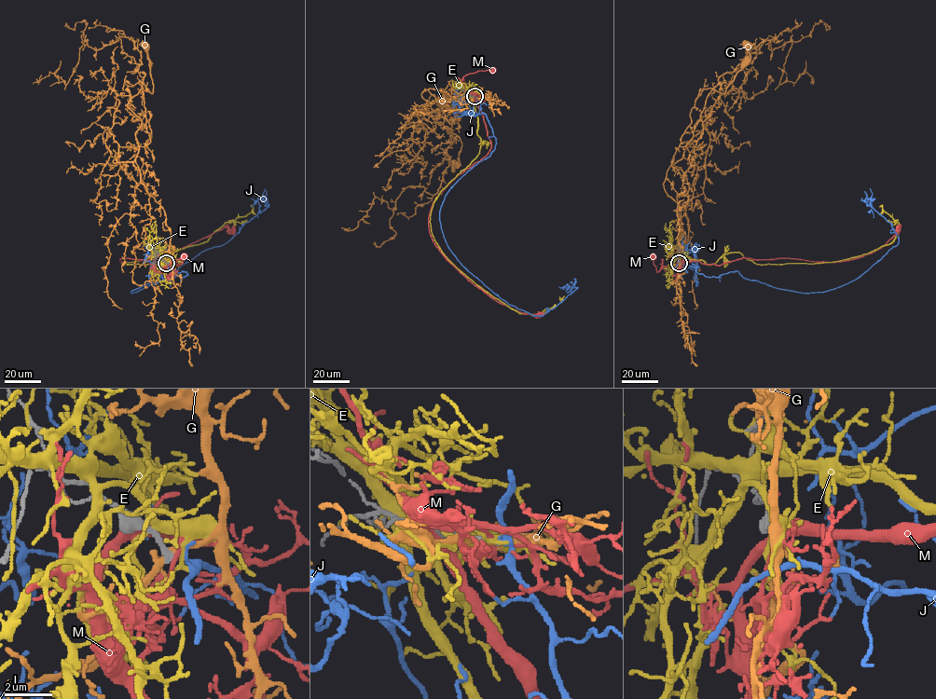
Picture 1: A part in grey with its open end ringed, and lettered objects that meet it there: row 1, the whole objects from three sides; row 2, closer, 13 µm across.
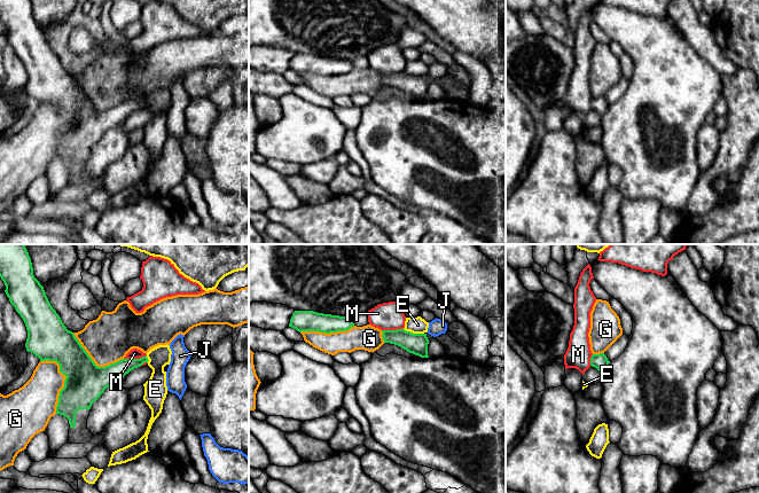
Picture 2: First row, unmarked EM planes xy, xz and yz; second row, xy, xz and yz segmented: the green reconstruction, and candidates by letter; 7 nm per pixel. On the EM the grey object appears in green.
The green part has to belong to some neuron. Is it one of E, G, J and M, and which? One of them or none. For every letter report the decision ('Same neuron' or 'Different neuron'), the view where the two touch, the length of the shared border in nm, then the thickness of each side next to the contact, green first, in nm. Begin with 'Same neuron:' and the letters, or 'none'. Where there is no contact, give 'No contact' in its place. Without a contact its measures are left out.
Same neuron: none
E: Different neuron. Touches green in xz. Shared border 150 nm. Thickness 140 nm (green) against 110 nm
G: Different neuron. Touches green in xy. Shared border 400 nm. Thickness 280 nm (green) against 280 nm
J: Different neuron. No contact
M: Different neuron. Touches green in xy. Shared border 160 nm. Thickness 140 nm (green) against 70 nm

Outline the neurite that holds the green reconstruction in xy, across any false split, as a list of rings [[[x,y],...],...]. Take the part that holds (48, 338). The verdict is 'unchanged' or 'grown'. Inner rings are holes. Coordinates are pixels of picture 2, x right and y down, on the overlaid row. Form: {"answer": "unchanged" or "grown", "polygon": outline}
{"answer": "grown", "polygon": [[[0,244],[0,277],[10,304],[25,323],[26,351],[40,361],[56,361],[60,371],[66,376],[64,388],[60,391],[56,414],[69,420],[68,443],[88,443],[94,437],[87,429],[92,404],[107,388],[134,368],[148,363],[147,355],[97,367],[50,305],[44,287],[33,275],[24,244]]]}

